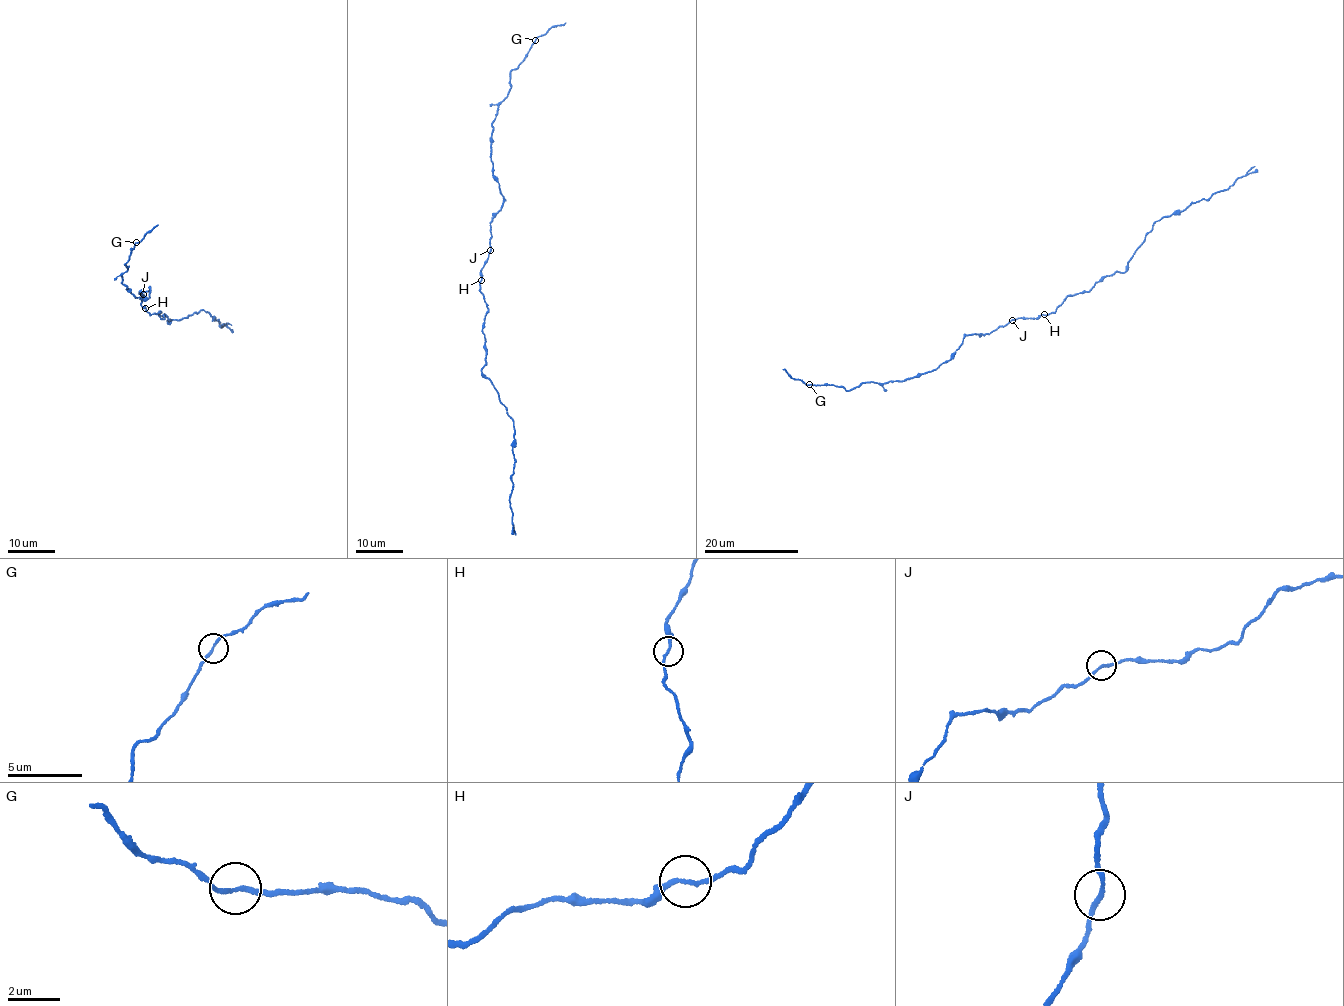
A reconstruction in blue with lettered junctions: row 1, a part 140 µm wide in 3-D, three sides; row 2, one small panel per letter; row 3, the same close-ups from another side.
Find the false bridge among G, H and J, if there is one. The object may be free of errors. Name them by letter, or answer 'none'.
none

